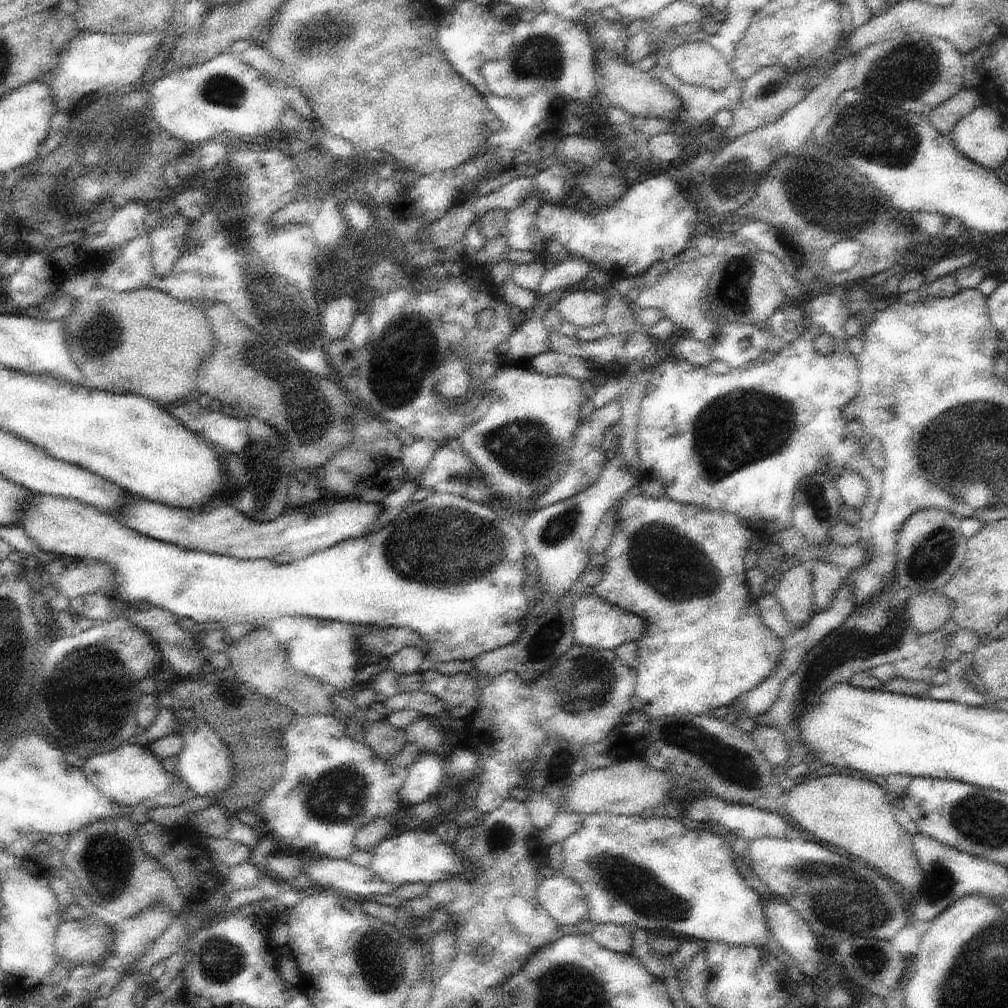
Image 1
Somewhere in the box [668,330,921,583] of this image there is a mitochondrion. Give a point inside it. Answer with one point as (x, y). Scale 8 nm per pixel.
(732, 429)

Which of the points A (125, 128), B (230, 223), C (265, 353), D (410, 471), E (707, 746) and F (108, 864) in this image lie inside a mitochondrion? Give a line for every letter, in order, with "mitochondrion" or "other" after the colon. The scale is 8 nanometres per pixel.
A: mitochondrion
B: mitochondrion
C: mitochondrion
D: other
E: mitochondrion
F: mitochondrion

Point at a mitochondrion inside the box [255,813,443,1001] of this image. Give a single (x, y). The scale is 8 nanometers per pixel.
(383, 972)

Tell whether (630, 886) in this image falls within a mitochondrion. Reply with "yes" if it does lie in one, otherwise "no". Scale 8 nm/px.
yes

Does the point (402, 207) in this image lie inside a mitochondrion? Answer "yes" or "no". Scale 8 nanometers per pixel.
no

